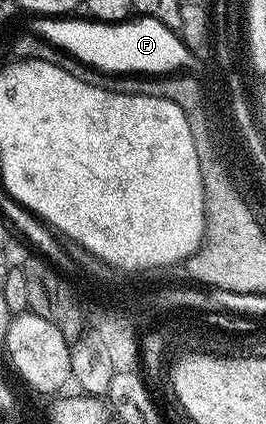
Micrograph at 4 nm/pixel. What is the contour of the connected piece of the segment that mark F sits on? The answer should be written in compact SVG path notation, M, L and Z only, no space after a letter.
M87 17L75 18L36 18L34 34L40 39L47 40L60 51L72 55L74 59L80 59L81 62L104 71L142 73L148 77L163 75L163 70L167 67L167 57L173 55L169 49L171 49L171 38L176 32L167 28L161 21L148 17L135 17L122 23L100 23Z

